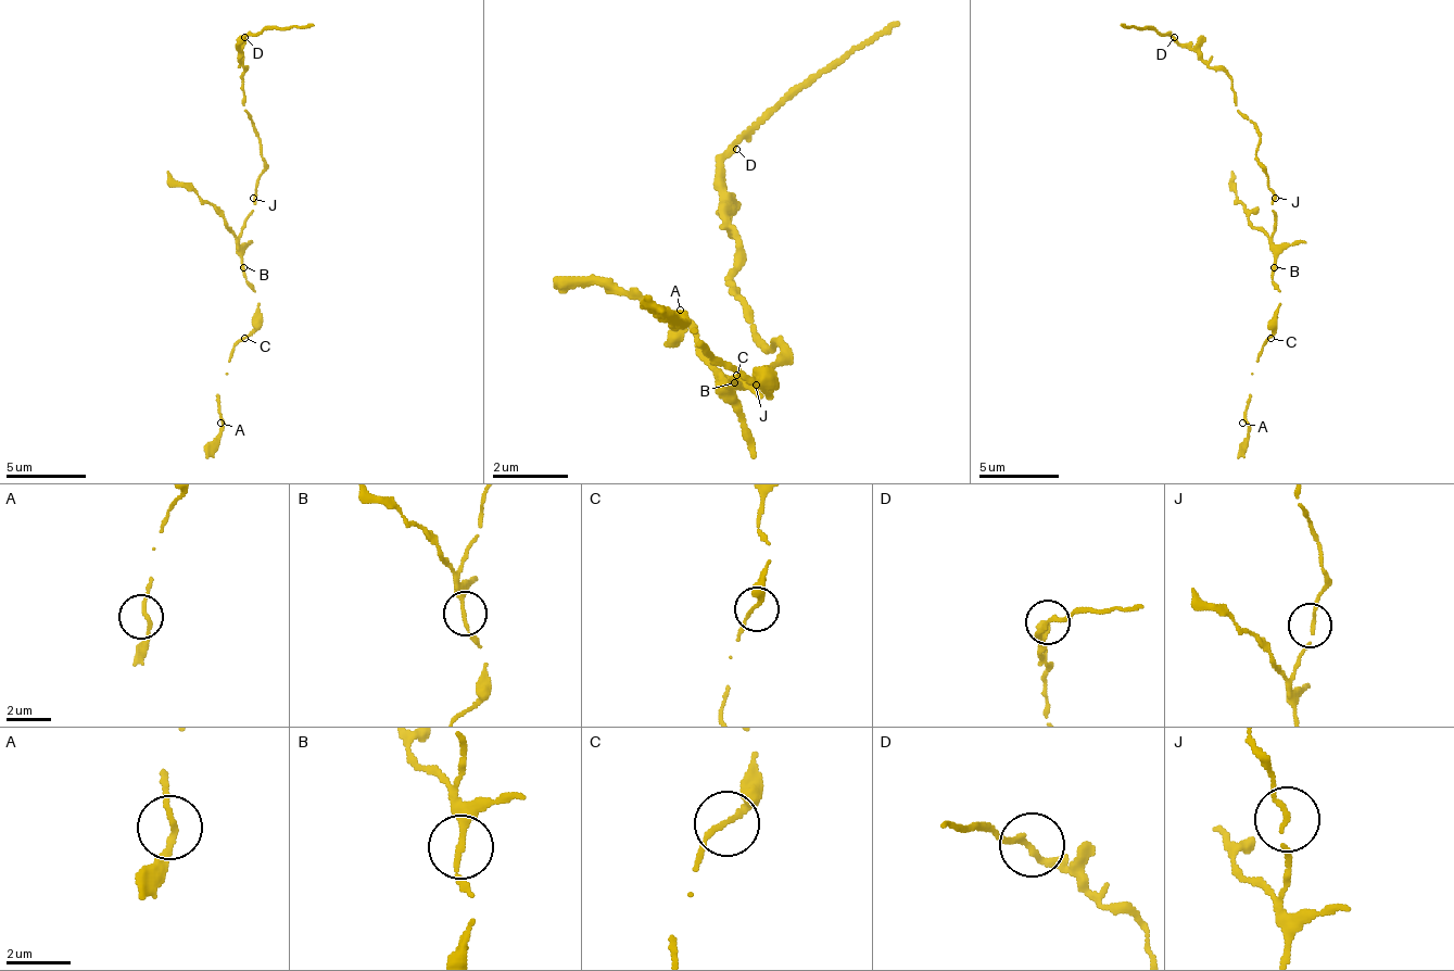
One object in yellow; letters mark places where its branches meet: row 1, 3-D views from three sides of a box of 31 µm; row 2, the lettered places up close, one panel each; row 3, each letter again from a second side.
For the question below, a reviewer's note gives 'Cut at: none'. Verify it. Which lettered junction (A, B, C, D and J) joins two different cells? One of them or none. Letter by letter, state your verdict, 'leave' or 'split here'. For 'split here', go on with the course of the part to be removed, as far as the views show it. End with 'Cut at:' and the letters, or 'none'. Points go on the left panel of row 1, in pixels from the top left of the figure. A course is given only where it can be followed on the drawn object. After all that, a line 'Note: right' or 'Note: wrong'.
A: leave
B: split here; foreign part runs (244, 266), (241, 246), (220, 217), (168, 169)
C: leave
D: leave
J: leave
Cut at: B
Note: wrong

